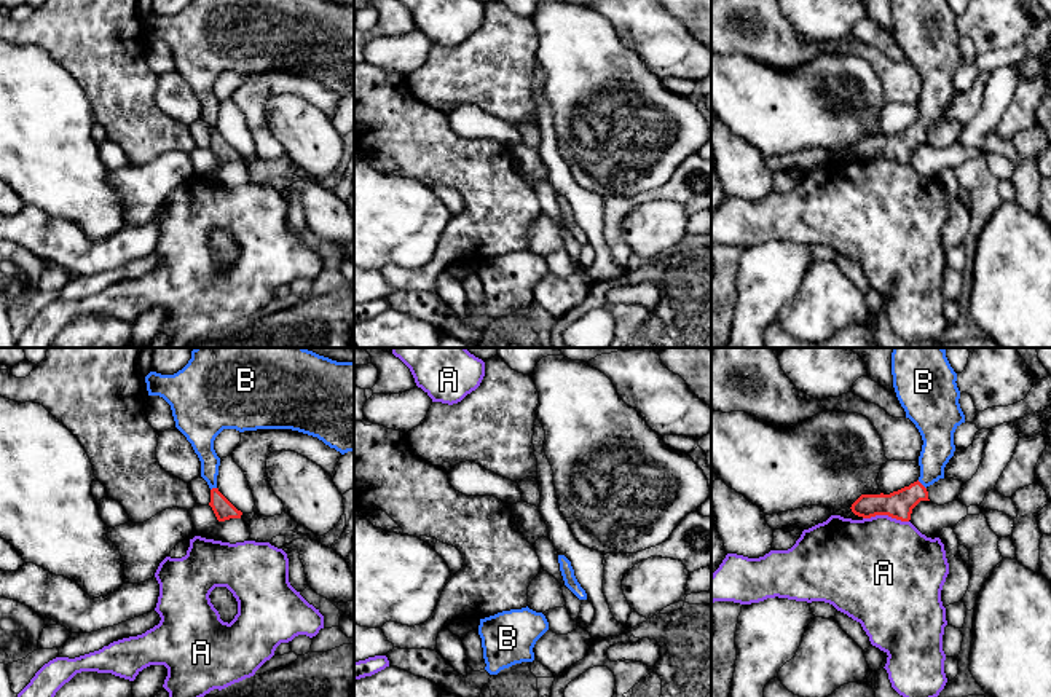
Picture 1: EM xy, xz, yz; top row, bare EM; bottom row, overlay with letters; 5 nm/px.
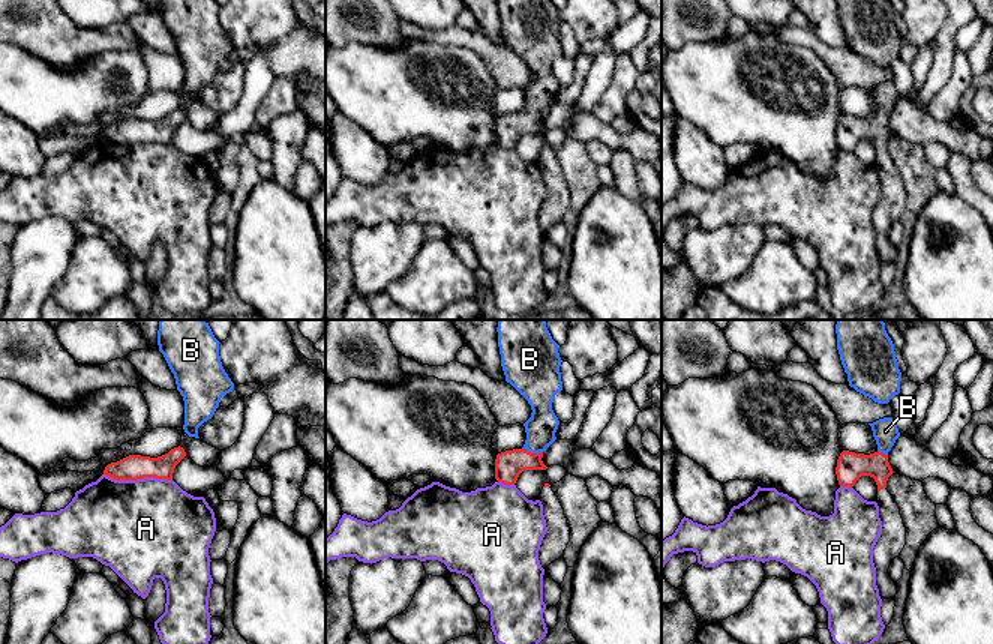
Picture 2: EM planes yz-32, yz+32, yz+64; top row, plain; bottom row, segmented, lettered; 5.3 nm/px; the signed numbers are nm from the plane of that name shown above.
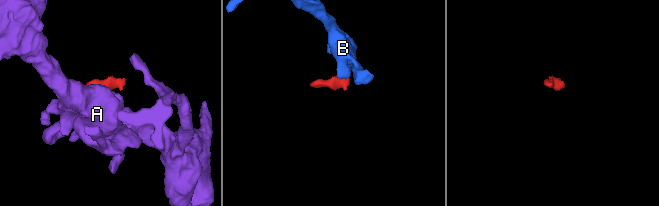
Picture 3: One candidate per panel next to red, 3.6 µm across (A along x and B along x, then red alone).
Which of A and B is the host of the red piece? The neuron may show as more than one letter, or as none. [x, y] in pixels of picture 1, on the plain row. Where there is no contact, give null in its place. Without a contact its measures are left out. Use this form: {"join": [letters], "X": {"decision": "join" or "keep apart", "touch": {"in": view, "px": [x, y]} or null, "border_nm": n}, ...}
{"join": ["B"], "A": {"decision": "keep apart", "touch": {"in": "yz", "px": [885, 157]}, "border_nm": 240}, "B": {"decision": "join", "touch": {"in": "yz", "px": [922, 128]}, "border_nm": 60}}

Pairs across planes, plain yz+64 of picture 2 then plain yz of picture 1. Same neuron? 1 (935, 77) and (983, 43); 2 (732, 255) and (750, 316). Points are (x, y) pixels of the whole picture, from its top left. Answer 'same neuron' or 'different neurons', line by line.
1: different neurons
2: same neuron

